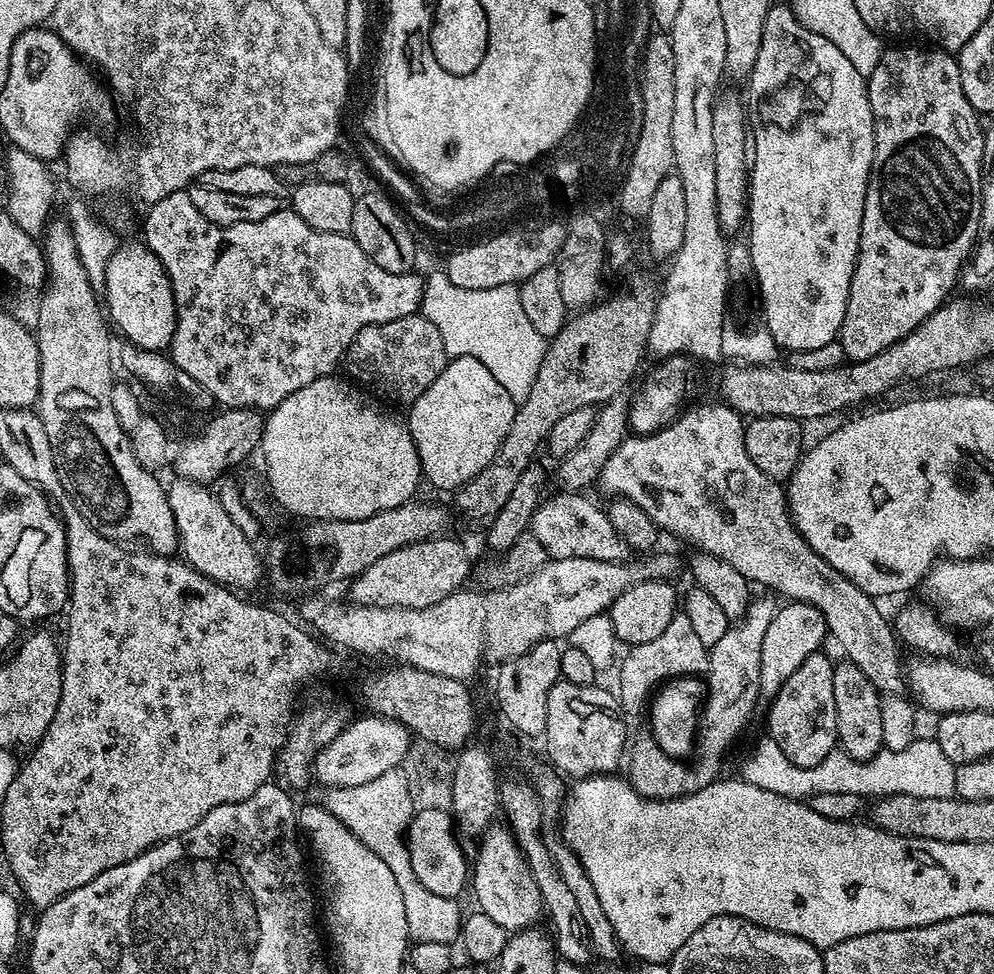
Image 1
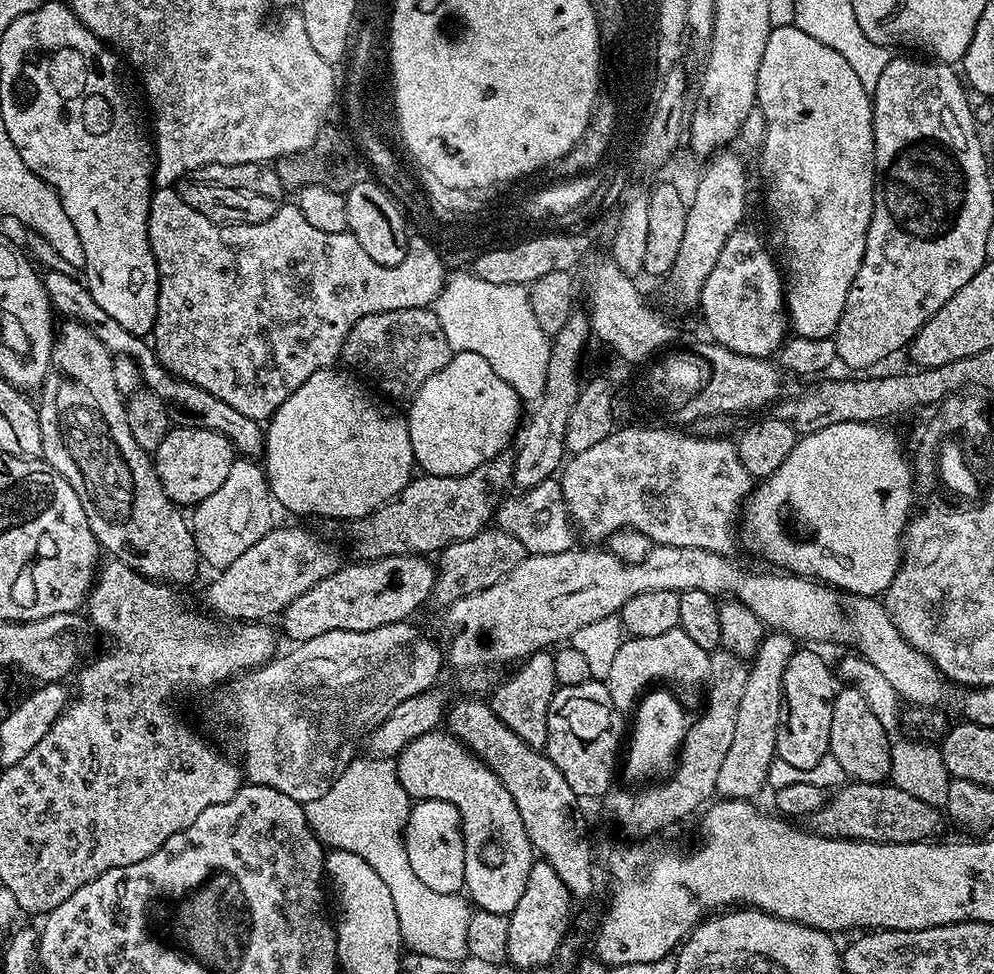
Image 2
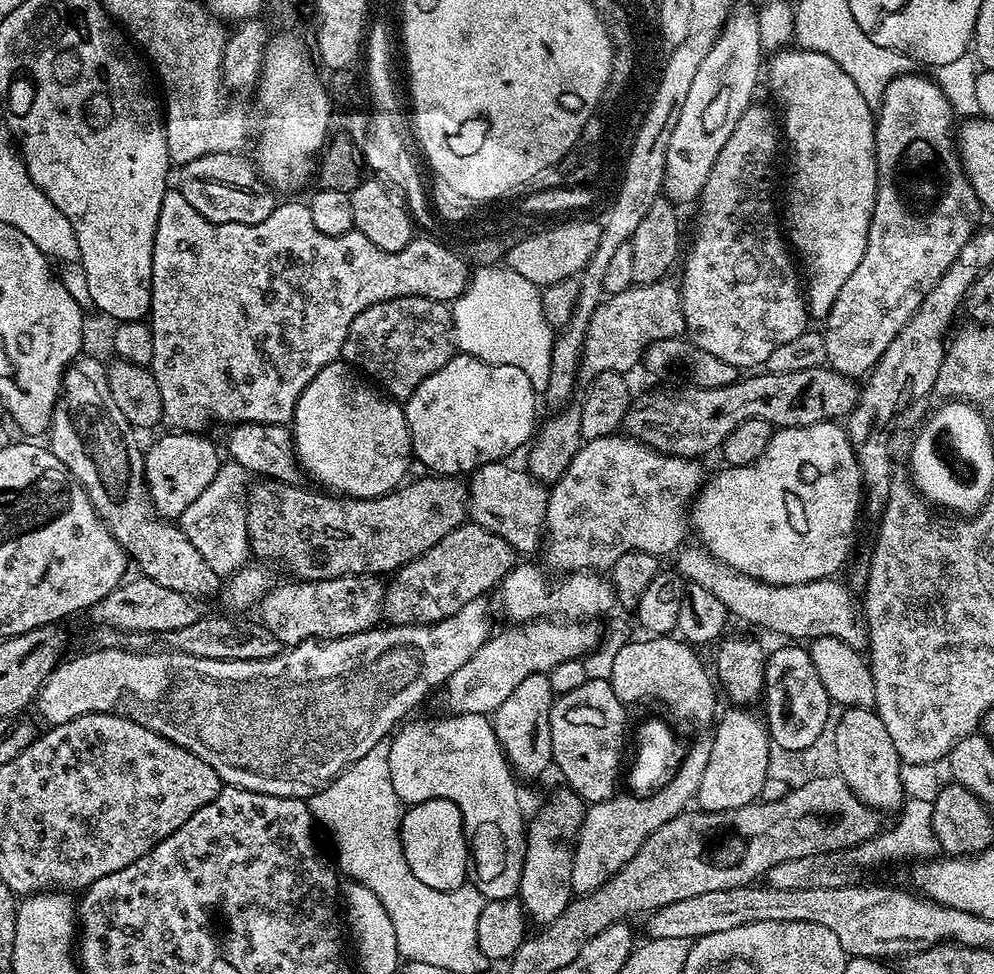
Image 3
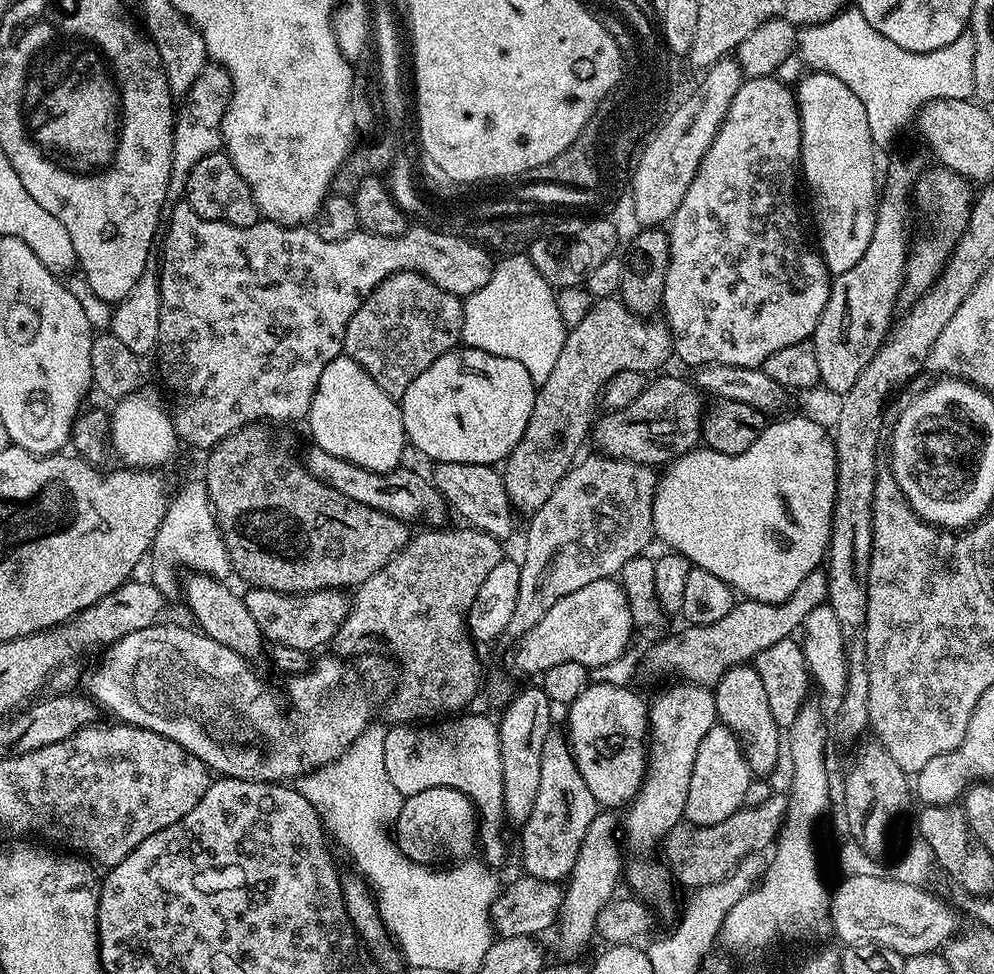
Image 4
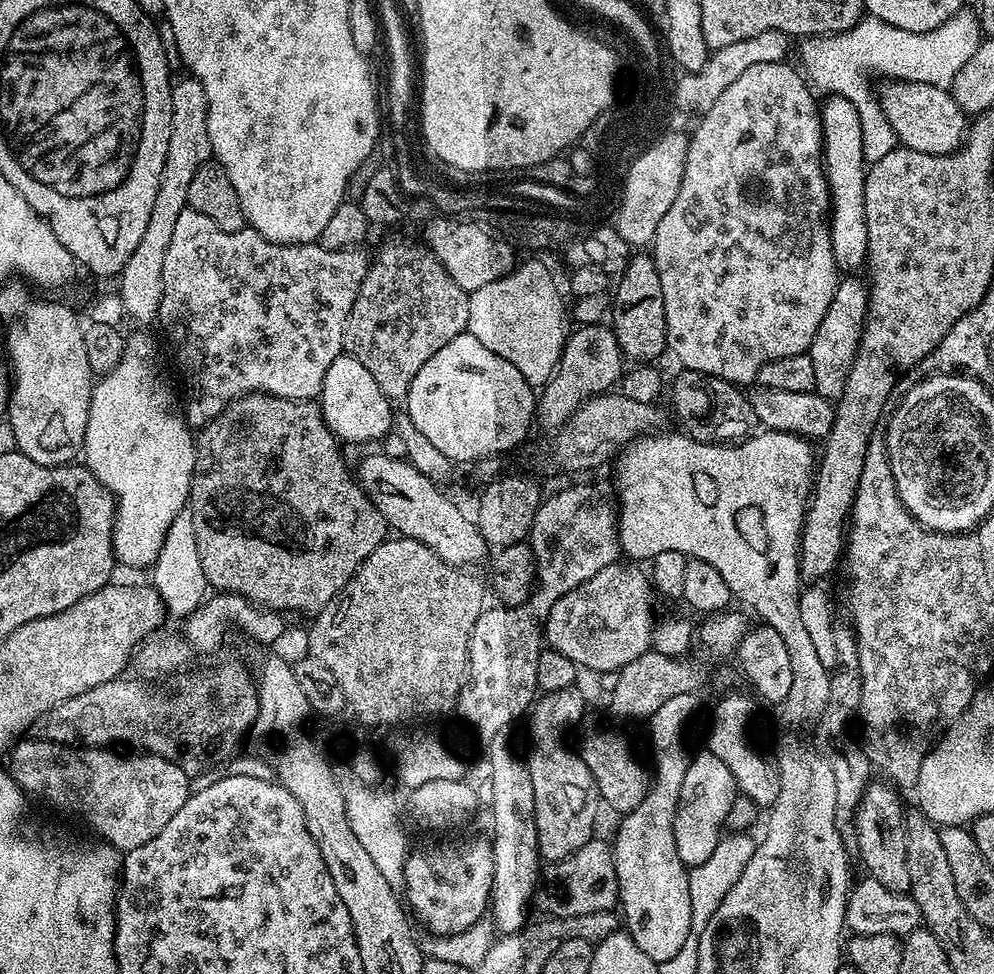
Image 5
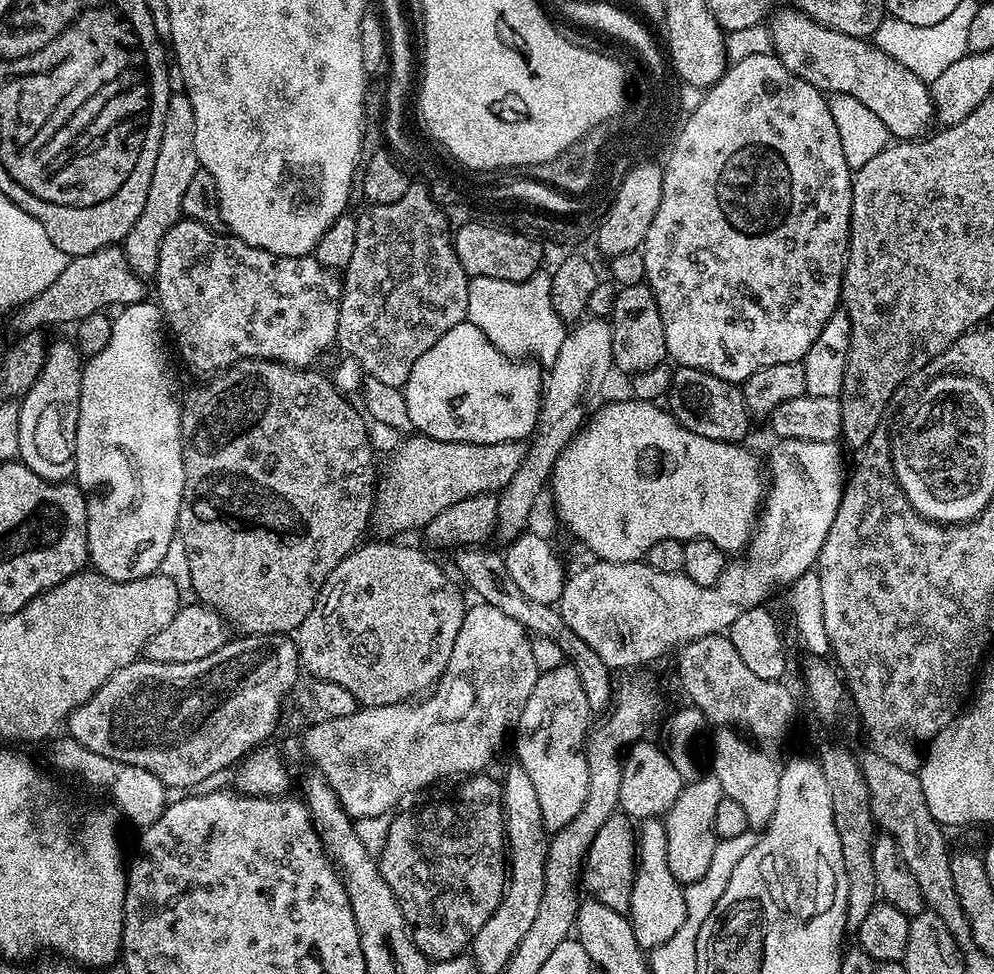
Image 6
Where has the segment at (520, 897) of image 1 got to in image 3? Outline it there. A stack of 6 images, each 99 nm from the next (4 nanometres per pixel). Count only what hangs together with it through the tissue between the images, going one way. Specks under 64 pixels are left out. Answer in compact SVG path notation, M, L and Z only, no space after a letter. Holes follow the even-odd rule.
M448 714L445 717L445 720L416 720L413 724L405 723L395 729L390 746L390 782L394 782L394 794L398 794L404 806L426 802L428 799L449 799L456 803L463 816L465 833L470 837L471 883L485 900L511 900L520 891L526 850L526 815L520 809L520 792L515 784L517 781L488 716Z

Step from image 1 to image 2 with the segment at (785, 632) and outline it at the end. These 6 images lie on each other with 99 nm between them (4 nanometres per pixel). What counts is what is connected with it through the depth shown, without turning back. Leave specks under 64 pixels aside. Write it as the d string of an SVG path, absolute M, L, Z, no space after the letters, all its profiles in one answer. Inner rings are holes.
M769 631L764 641L758 646L755 656L751 657L748 669L748 681L746 691L742 698L738 698L738 722L734 725L734 738L730 742L730 750L722 761L722 767L718 770L716 782L716 796L726 800L752 800L760 791L765 791L768 783L768 771L773 760L777 759L776 739L782 719L784 706L784 675L786 674L786 662L796 652L797 641L785 632Z

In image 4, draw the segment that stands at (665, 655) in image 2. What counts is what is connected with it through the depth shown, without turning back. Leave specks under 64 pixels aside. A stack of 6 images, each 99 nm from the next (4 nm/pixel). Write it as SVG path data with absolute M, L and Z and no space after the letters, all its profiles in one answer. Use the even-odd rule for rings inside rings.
M675 682L664 688L648 704L650 743L646 748L646 767L640 792L622 816L622 840L629 853L644 856L657 851L664 835L684 820L686 794L690 791L690 774L694 772L694 754L706 730L716 723L713 689L702 684Z

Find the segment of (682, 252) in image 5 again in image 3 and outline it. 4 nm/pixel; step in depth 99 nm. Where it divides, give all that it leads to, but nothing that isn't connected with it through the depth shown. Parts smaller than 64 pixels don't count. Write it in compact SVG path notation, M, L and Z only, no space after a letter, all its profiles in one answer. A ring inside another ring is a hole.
M749 106L742 114L742 118L738 118L738 126L734 126L734 131L731 132L730 138L726 138L726 146L722 146L722 154L718 154L718 162L714 162L714 170L710 170L710 178L706 178L706 186L701 190L698 197L700 217L696 220L696 233L692 236L692 245L689 248L687 245L686 251L682 256L684 273L678 276L682 310L684 311L684 330L687 339L691 341L694 347L701 348L702 351L722 359L723 362L728 362L730 366L734 366L737 370L756 370L761 366L767 365L771 352L777 346L782 346L786 342L792 341L793 338L798 338L798 334L807 332L810 328L810 324L808 324L810 313L808 311L806 292L802 287L801 277L800 280L796 277L797 265L794 263L793 253L786 243L782 224L778 219L778 208L776 212L776 204L772 201L772 167L776 164L776 151L779 150L780 144L782 148L782 136L778 131L777 121L776 124L772 121L771 114L764 108L756 107Z

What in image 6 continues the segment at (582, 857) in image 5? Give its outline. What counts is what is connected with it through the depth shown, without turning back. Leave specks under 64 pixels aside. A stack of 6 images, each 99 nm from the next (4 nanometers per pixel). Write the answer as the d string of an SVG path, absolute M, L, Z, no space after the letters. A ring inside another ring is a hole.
M617 814L606 818L602 822L602 830L594 834L594 842L590 842L590 850L584 855L584 867L582 869L582 888L588 891L587 895L597 900L604 906L618 913L627 913L632 897L632 883L636 877L636 842L638 839L637 829L633 821L623 814Z

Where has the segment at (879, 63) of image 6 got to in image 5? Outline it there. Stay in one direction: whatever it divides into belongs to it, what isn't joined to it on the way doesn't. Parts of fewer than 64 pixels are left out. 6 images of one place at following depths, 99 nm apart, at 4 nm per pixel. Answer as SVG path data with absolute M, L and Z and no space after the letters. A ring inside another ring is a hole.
M885 79L879 85L878 101L885 112L890 126L893 127L897 141L910 150L922 150L922 154L950 154L957 151L964 143L965 135L970 127L970 120L958 102L952 97L948 88L930 86L926 82L910 82L906 80Z

